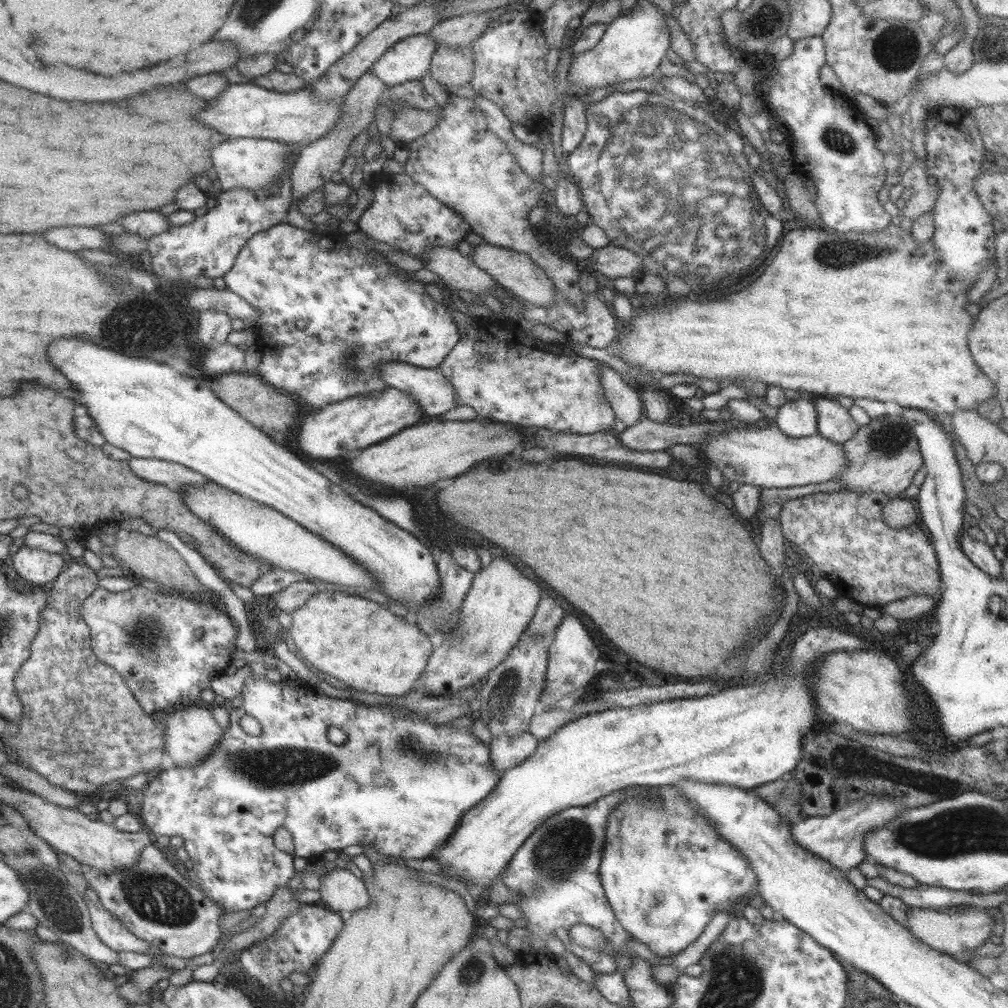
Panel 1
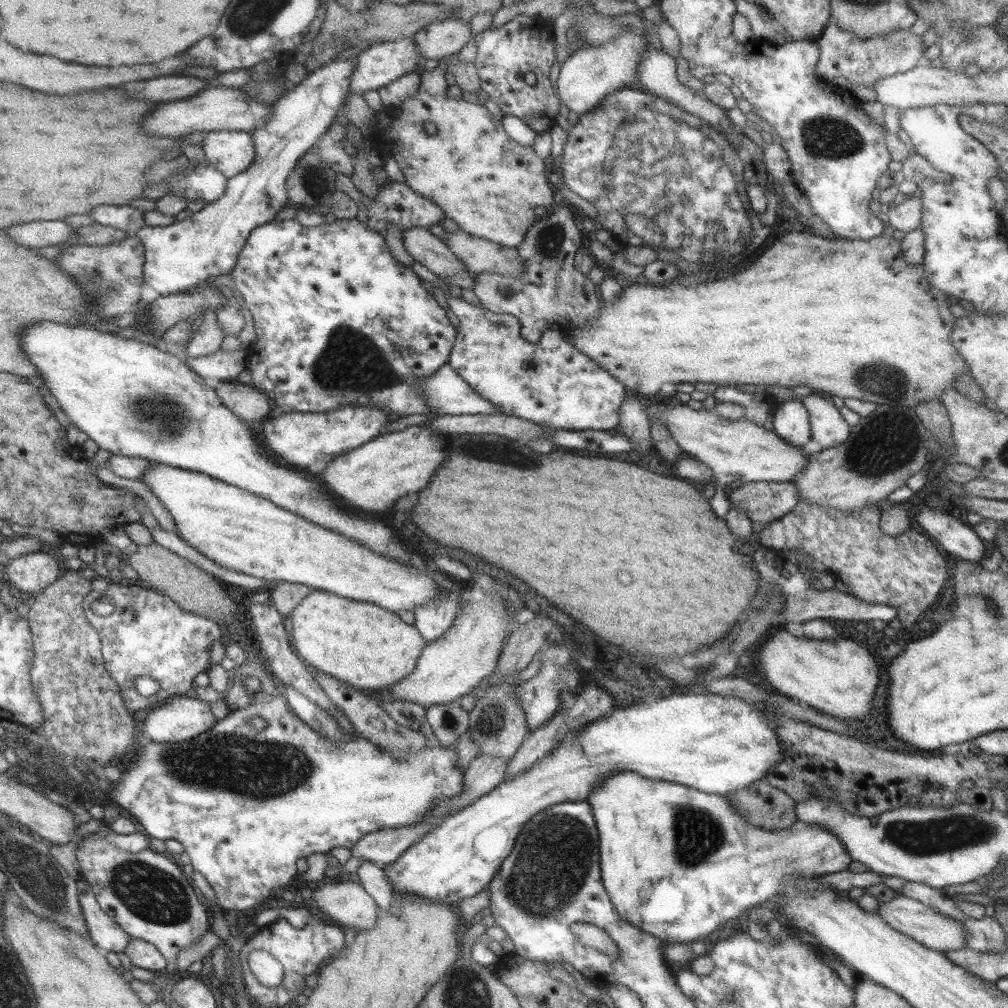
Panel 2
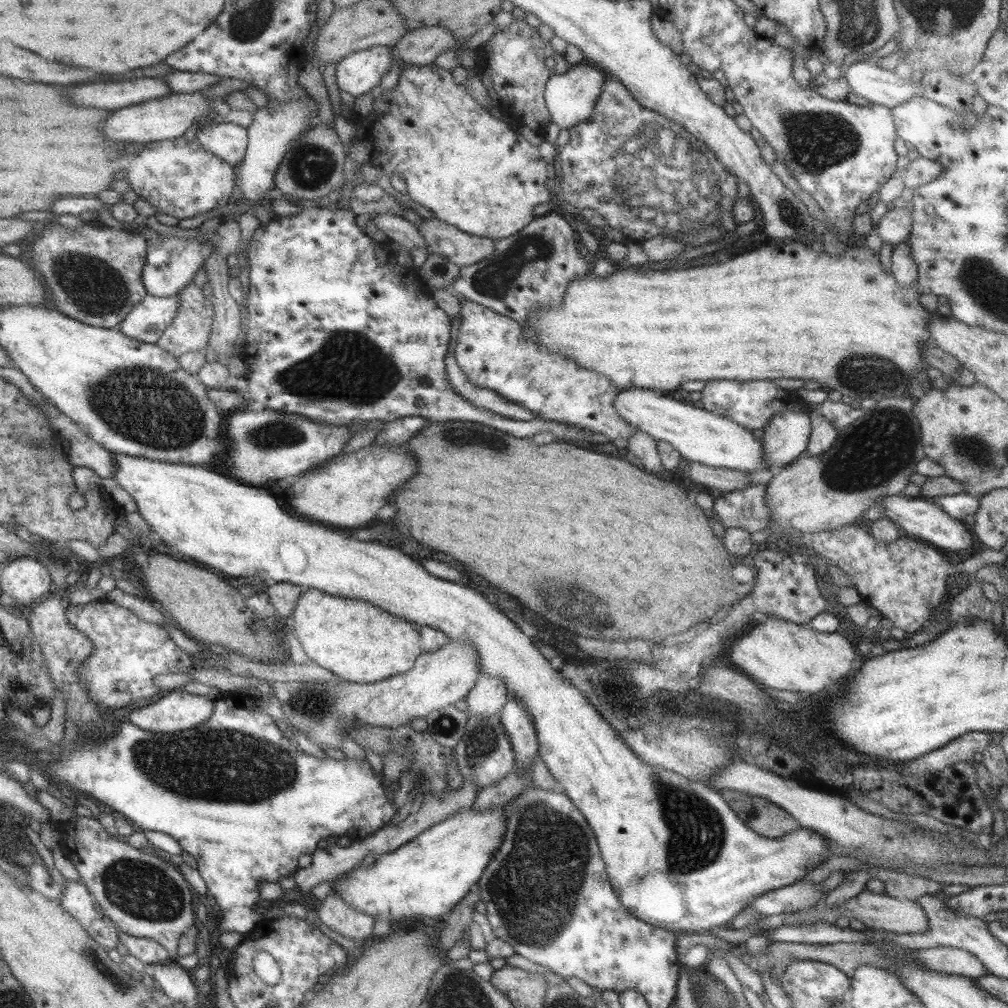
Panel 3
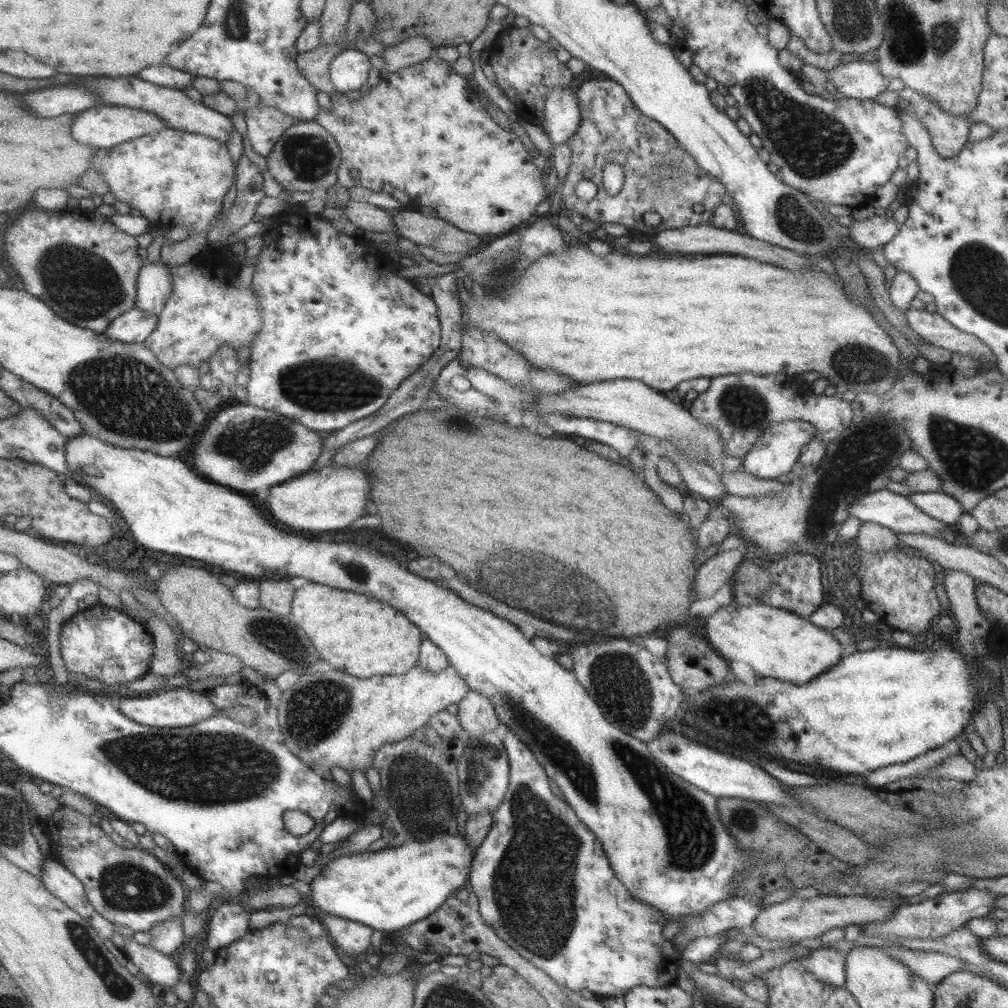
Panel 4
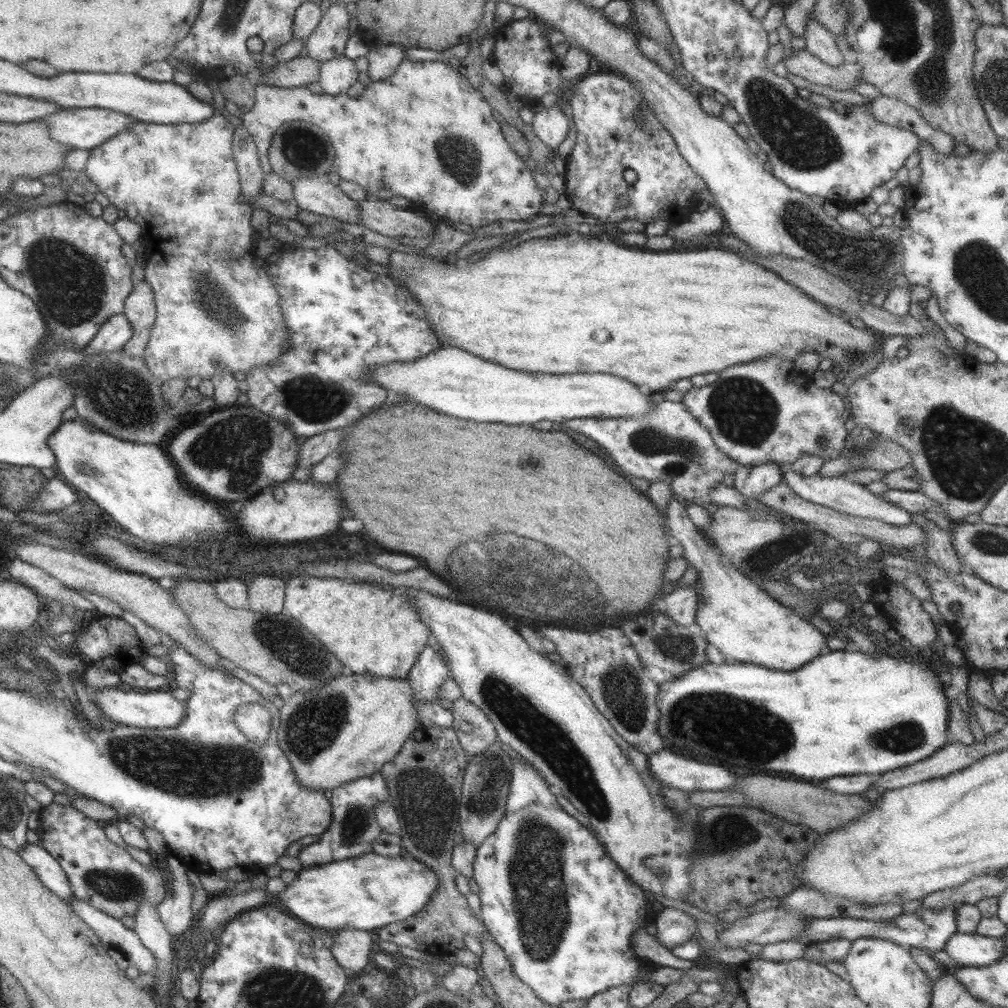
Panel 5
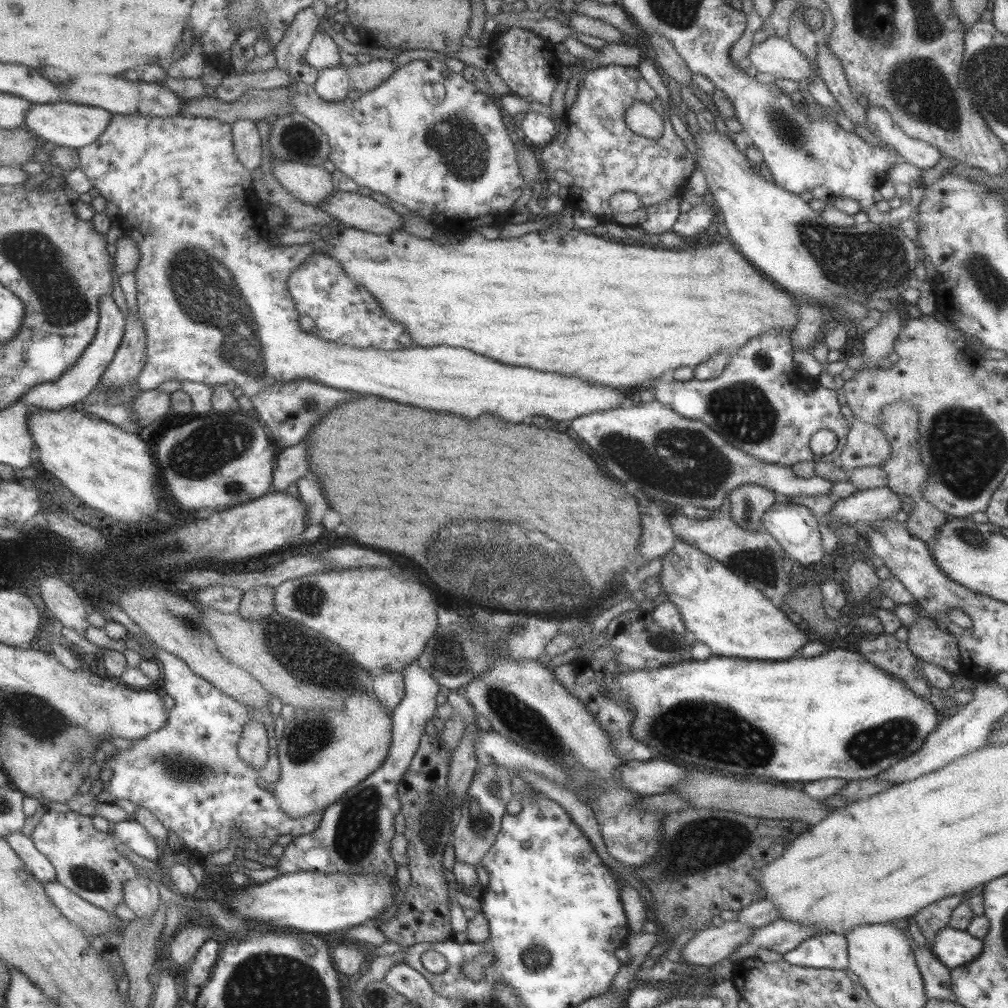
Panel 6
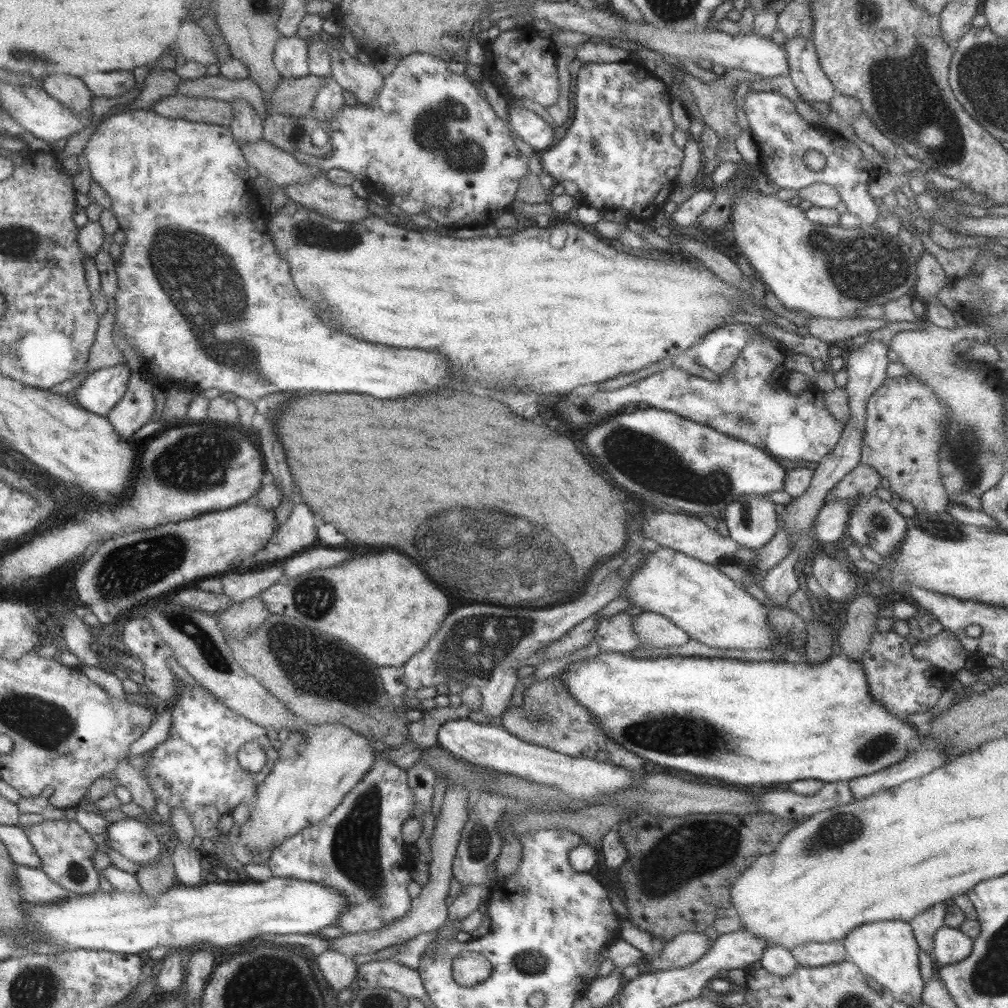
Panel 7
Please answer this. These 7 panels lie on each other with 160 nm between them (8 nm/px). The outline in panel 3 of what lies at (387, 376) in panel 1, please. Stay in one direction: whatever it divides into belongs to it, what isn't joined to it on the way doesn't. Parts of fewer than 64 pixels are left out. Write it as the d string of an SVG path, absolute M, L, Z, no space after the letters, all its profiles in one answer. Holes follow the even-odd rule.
M452 345L447 349L444 362L444 370L447 378L449 378L449 384L455 388L455 392L459 396L463 396L463 398L471 401L475 406L492 410L495 414L515 421L527 422L541 420L543 422L543 418L539 418L537 414L531 414L530 410L517 405L515 401L508 401L491 390L469 383L469 380L467 380L466 376L459 369L459 366L457 366L455 358L453 358Z

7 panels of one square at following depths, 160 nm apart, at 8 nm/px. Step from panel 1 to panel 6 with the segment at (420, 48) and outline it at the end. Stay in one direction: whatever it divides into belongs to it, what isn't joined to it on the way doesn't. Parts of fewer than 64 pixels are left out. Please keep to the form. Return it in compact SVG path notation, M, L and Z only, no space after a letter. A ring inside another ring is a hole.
M343 65L331 66L318 71L318 77L312 84L316 96L321 100L337 102L343 100L349 92L350 82Z

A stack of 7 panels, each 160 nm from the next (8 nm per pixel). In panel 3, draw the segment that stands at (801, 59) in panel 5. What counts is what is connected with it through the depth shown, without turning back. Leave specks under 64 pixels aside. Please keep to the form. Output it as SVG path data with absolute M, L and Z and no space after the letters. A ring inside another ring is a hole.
M861 60L845 66L841 77L845 79L852 94L888 109L908 98L921 97L920 81L917 82L915 76L901 79L893 70L883 69L873 61ZM914 78L915 81L911 82Z

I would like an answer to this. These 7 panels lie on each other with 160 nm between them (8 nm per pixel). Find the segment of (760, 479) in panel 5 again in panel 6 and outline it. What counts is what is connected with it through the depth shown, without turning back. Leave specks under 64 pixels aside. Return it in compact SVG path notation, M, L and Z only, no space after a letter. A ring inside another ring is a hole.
M756 484L740 486L727 496L731 520L743 530L758 530L762 514L774 504L774 498L773 491L762 486Z

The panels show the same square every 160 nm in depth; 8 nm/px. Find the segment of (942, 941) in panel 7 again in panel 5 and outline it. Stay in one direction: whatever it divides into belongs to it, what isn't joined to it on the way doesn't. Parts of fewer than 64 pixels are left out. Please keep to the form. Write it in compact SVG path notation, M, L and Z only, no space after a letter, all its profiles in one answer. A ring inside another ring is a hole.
M955 932L947 938L942 950L961 967L982 967L1001 958L1005 954L1004 946L1002 937Z

